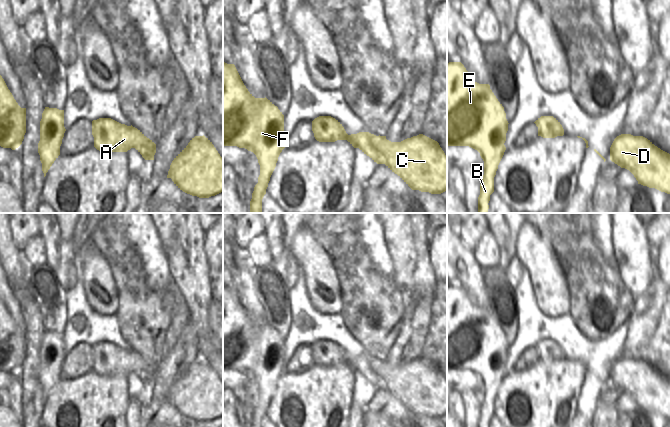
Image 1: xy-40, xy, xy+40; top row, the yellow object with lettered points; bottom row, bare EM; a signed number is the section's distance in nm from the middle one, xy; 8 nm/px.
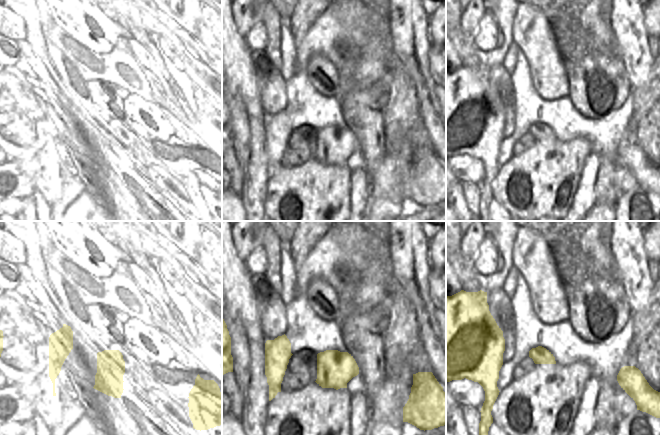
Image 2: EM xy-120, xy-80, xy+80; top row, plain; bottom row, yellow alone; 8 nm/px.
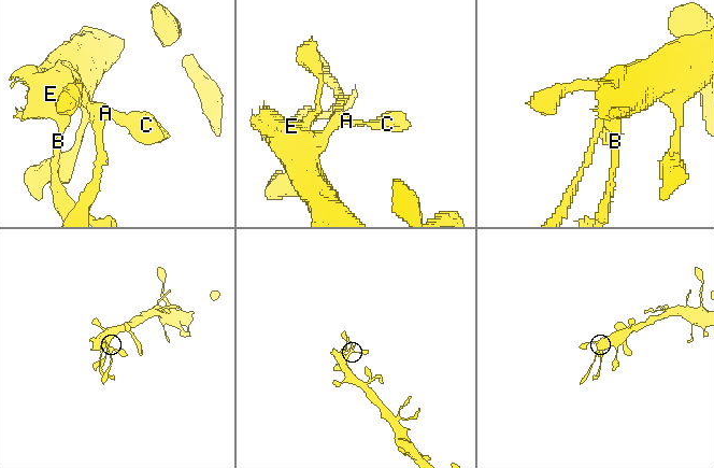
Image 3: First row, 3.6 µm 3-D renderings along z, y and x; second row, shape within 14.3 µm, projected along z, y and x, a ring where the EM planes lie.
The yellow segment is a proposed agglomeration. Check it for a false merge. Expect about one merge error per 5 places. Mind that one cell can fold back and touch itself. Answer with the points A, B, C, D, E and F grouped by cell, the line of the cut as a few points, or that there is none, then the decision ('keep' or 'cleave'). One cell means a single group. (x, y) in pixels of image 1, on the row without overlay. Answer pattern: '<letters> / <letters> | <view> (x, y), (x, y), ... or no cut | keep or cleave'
A B C D E F | no cut | keep

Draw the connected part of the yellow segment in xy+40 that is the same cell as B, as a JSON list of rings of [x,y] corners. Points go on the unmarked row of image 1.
[[[461,286],[447,287],[447,370],[469,370],[480,377],[484,399],[478,427],[489,427],[494,416],[494,401],[506,374],[508,348],[504,331],[490,309],[475,306]]]

